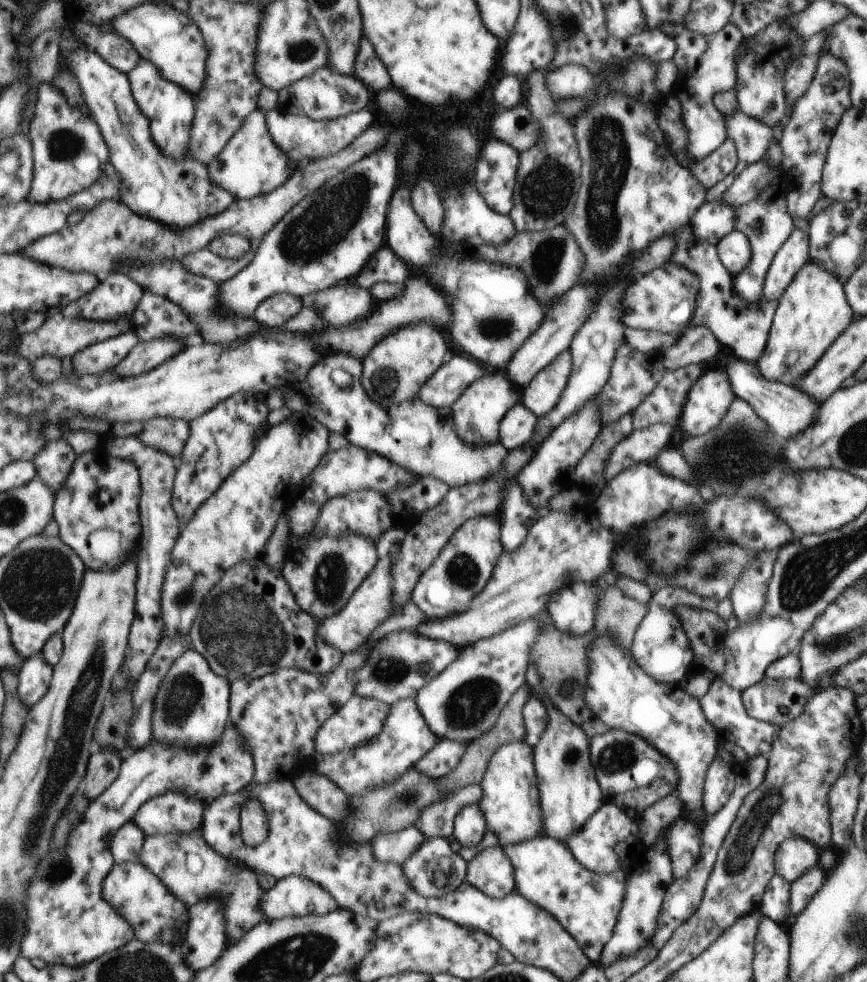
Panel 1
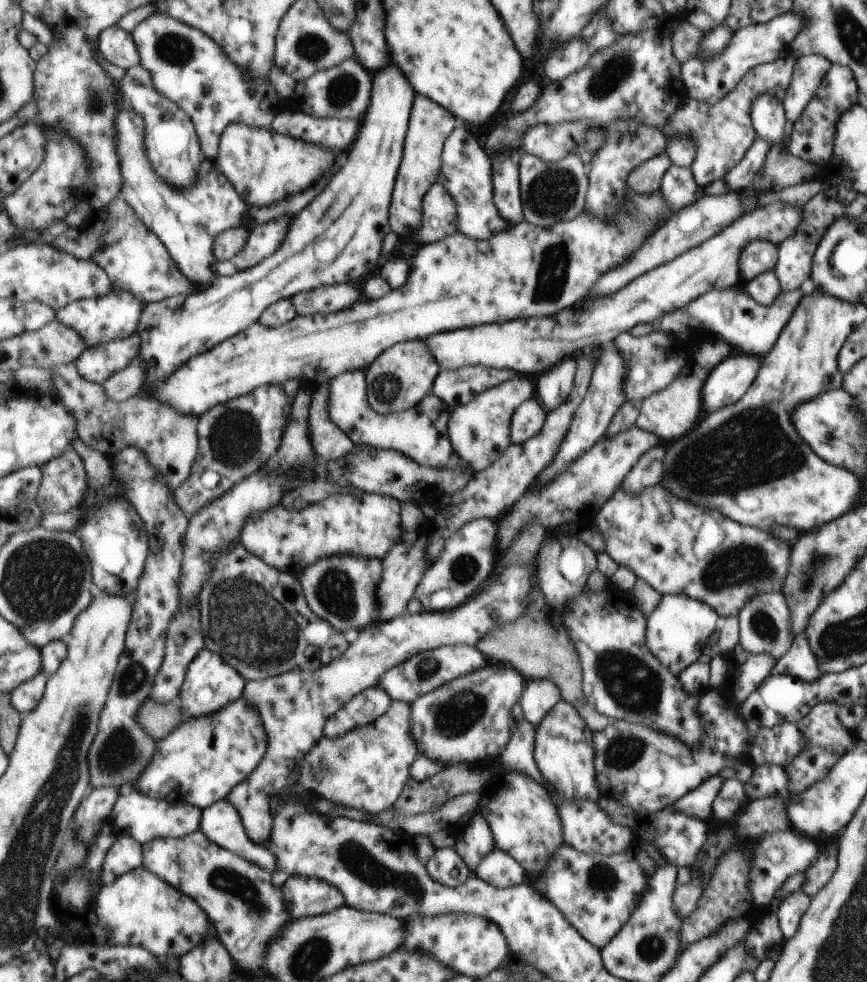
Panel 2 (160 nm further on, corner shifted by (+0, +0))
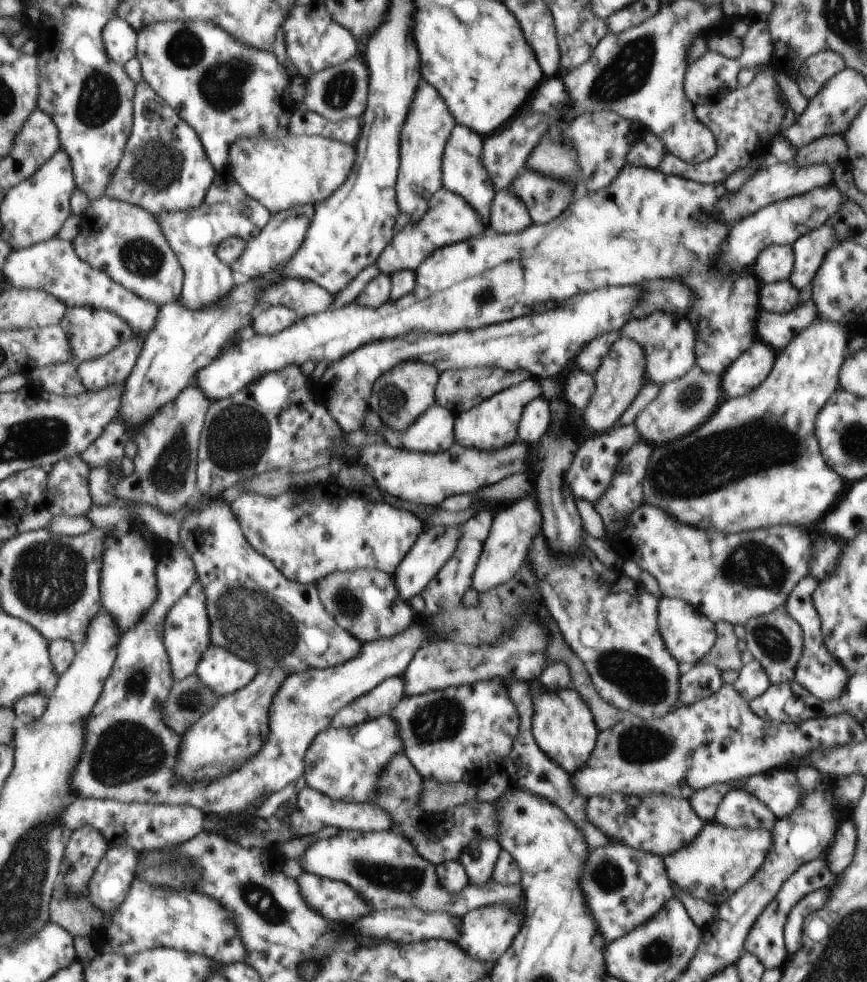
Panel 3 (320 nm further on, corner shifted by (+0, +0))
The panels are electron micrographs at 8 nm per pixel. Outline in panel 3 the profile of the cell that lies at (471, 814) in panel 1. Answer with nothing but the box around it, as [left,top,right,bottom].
[459,839,500,885]

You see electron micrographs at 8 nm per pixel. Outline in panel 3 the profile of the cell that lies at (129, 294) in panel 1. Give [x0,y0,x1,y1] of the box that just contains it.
[60,307,135,363]

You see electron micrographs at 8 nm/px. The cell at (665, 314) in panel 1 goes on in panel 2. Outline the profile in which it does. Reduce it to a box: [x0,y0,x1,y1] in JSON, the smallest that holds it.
[423,201,801,375]

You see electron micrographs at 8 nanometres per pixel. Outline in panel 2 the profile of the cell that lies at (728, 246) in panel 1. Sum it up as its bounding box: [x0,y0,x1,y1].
[738,241,777,282]

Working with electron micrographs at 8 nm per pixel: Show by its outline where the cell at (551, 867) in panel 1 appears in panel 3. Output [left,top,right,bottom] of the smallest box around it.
[580,842,673,944]

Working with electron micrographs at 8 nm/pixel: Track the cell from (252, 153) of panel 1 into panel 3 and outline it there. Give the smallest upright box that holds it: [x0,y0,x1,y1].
[229,135,358,214]

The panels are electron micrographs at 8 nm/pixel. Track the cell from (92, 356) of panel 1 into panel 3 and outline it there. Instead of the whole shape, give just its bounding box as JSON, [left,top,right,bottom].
[78,336,144,391]

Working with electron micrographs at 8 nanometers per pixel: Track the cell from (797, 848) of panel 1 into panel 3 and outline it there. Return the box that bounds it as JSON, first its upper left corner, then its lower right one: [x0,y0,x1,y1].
[663,823,771,906]

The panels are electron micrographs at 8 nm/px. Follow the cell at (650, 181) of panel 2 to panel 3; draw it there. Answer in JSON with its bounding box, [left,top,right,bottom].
[659,66,785,184]

